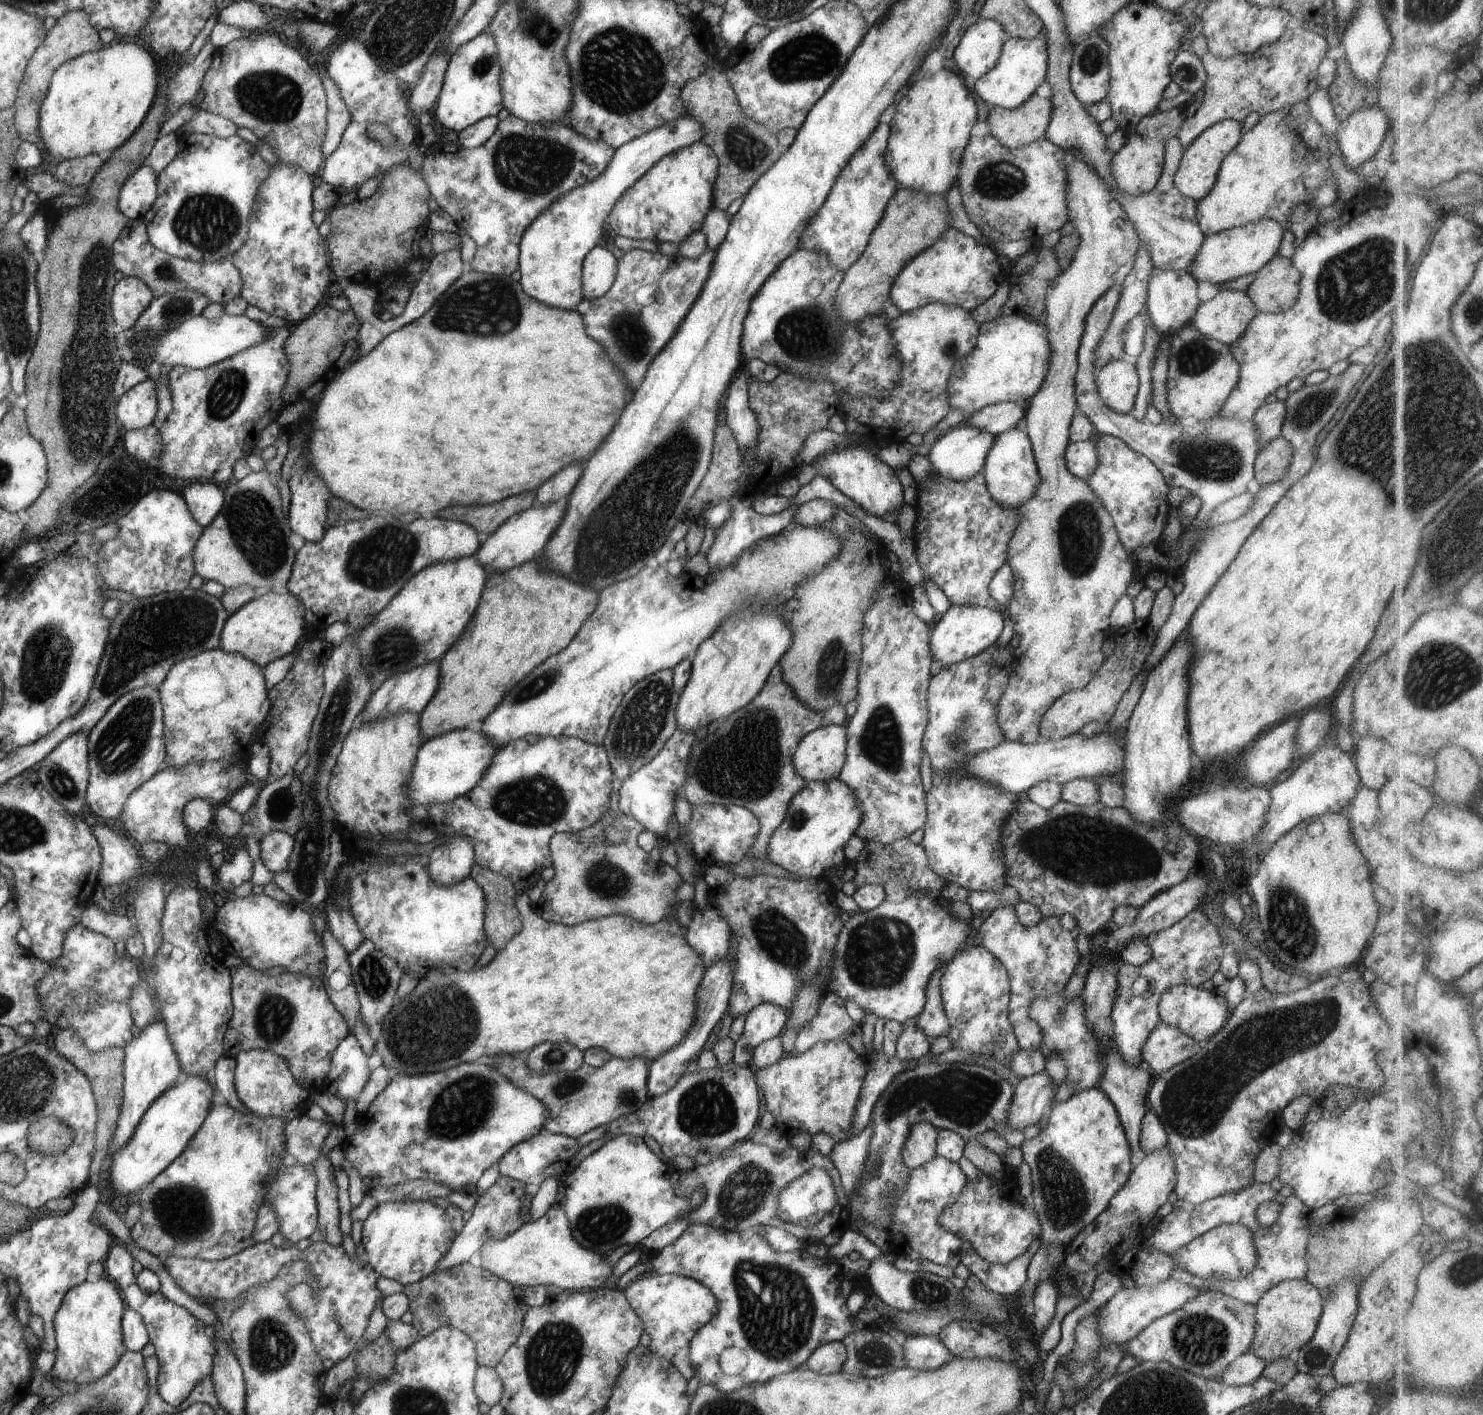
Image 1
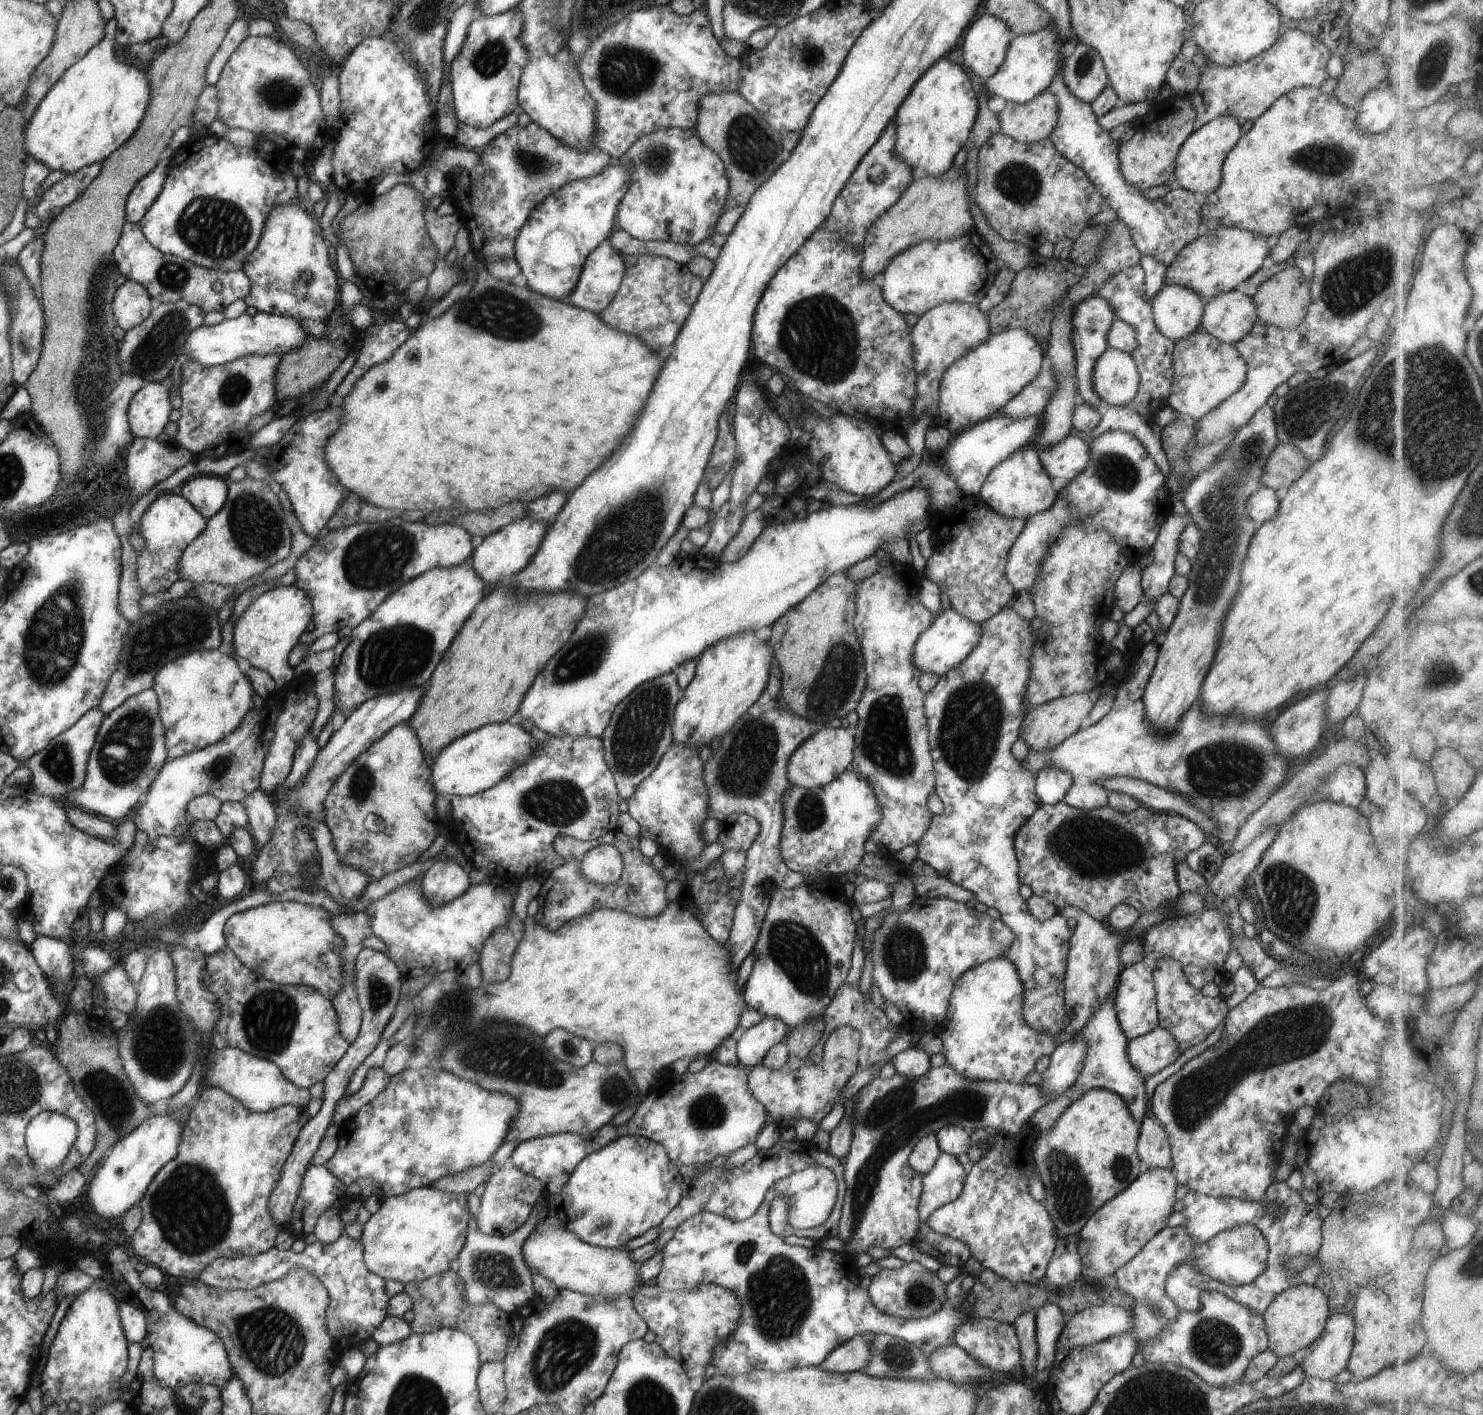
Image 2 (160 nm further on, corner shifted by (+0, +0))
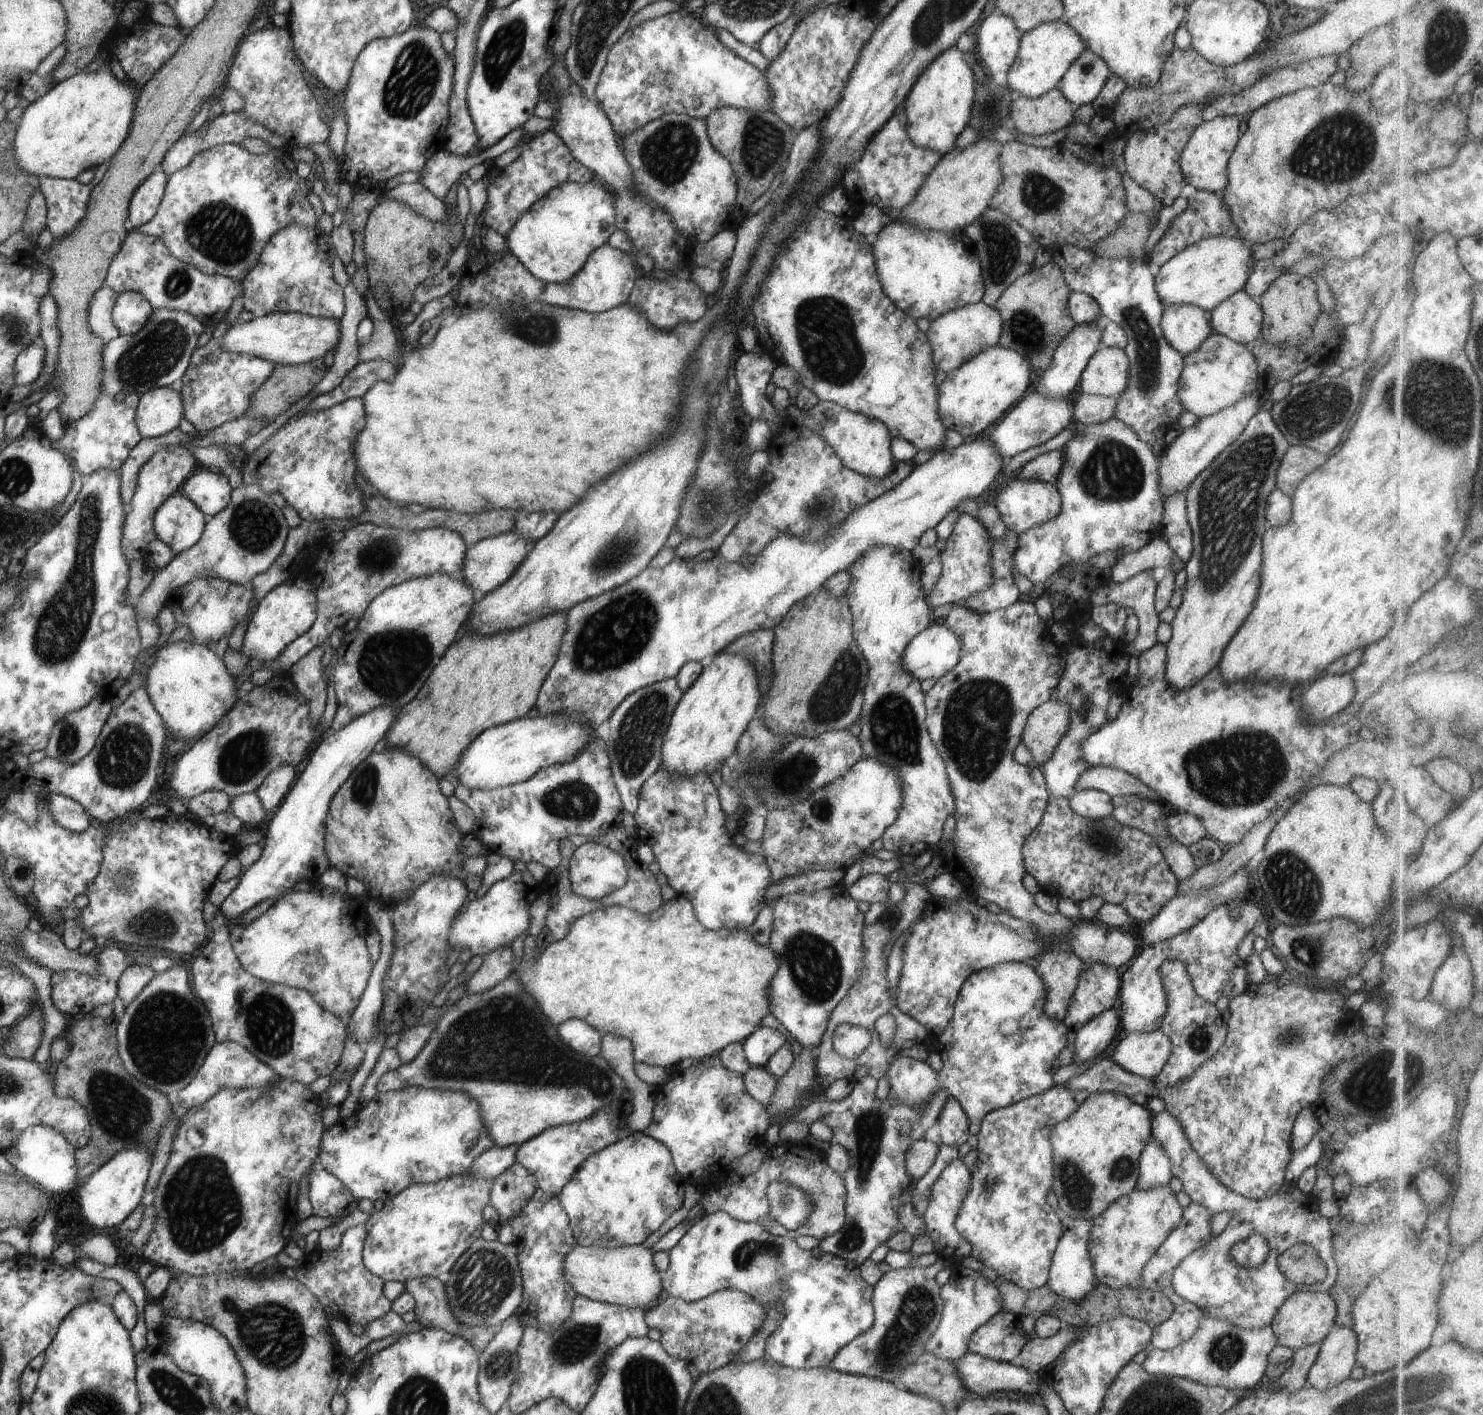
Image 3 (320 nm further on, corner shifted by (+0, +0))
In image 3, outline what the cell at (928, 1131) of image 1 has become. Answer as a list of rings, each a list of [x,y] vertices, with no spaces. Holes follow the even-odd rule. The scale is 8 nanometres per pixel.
[[[924,1138],[915,1140],[906,1151],[906,1172],[916,1182],[923,1177],[935,1163],[939,1146]]]

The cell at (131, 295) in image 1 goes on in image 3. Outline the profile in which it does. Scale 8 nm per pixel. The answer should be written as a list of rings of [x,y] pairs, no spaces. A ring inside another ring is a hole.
[[[126,291],[119,294],[111,313],[114,326],[120,335],[135,335],[151,320],[155,308],[139,292]]]

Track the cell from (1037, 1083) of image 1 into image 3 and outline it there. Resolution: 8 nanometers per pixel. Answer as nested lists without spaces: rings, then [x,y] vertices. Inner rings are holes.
[[[1110,1007],[1077,1030],[1073,1063],[1090,1060],[1106,1050],[1120,1028],[1118,1007]]]

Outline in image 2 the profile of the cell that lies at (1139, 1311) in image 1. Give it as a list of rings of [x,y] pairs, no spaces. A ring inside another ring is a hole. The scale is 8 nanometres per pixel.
[[[1116,1305],[1085,1308],[1066,1319],[1058,1337],[1057,1350],[1090,1346],[1123,1332],[1131,1332],[1132,1323],[1132,1311]]]

